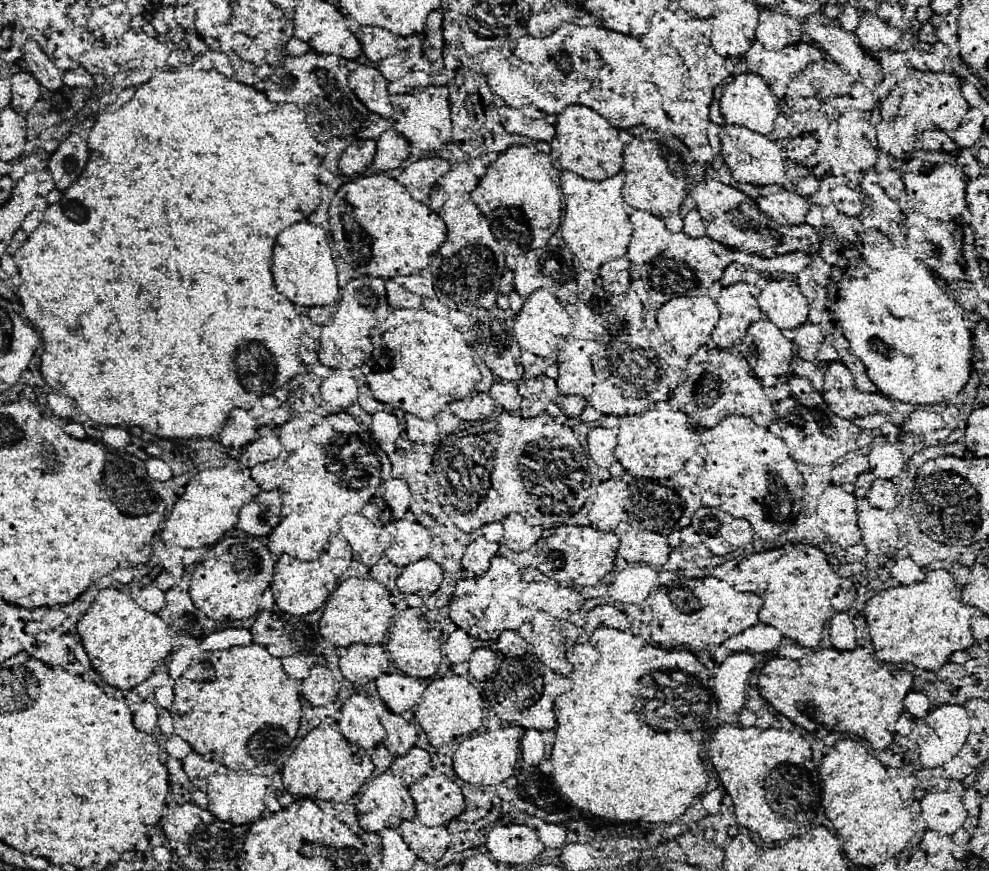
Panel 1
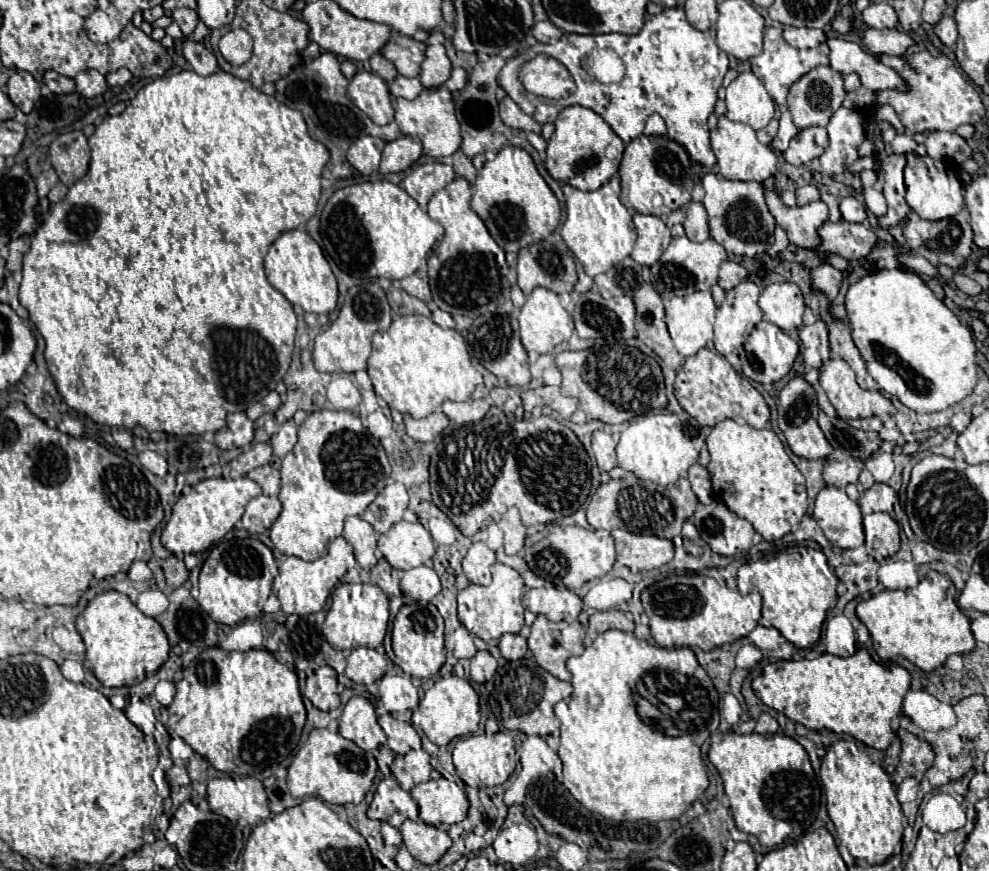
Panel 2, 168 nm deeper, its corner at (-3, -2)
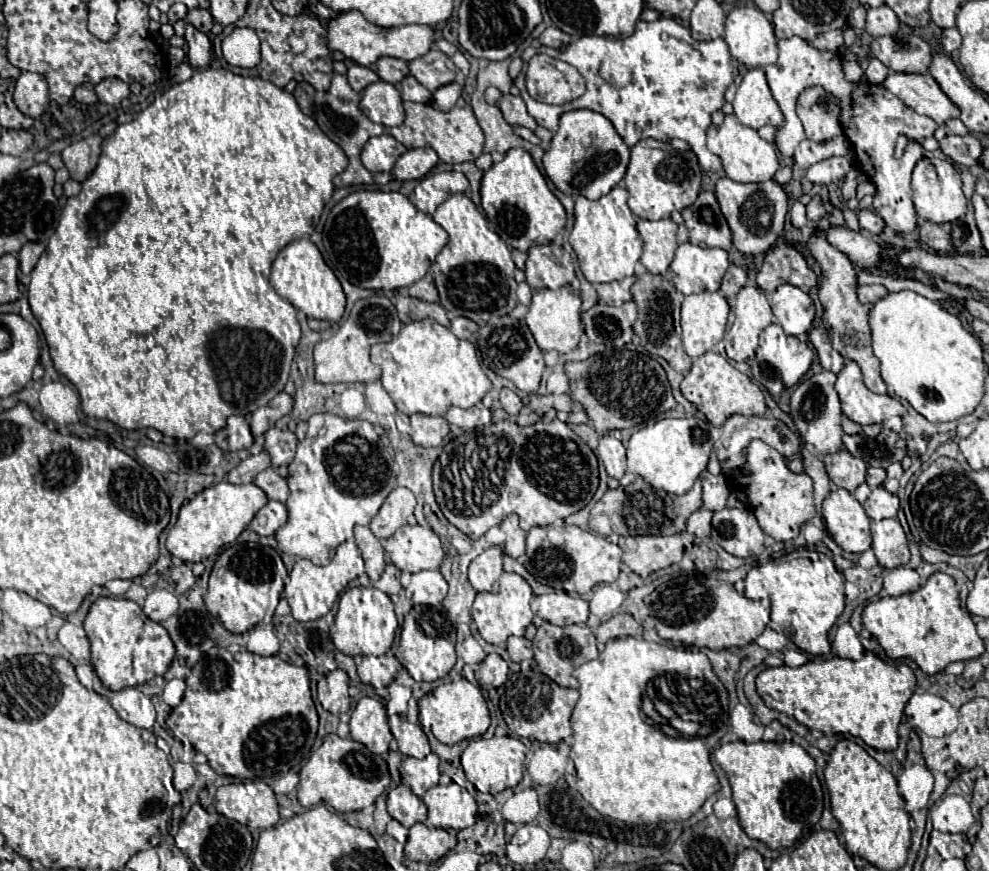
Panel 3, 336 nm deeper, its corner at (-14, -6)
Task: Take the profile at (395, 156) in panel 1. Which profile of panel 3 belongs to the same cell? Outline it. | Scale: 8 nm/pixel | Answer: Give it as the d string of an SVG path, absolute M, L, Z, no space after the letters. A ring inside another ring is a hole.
M432 148L406 150L394 164L396 180L420 180L438 164L438 154Z

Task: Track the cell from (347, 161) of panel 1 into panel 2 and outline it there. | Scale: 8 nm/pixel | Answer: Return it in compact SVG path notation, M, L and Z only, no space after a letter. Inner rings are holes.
M361 136L357 138L349 152L347 152L347 160L349 164L363 176L369 176L375 168L379 168L381 162L381 152L383 152L385 140L381 138L373 138L373 136Z

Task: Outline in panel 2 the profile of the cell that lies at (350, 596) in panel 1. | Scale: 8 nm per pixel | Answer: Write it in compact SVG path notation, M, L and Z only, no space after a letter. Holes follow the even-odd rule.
M341 584L331 594L331 608L321 626L325 640L335 650L353 650L357 646L377 648L383 644L389 622L389 598L373 584Z

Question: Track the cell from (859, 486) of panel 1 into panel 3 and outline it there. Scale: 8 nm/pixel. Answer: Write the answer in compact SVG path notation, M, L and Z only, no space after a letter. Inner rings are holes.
M868 468L868 476L866 476L866 484L870 486L870 488L876 488L876 486L880 486L882 482L886 480L886 470L882 470L882 468Z

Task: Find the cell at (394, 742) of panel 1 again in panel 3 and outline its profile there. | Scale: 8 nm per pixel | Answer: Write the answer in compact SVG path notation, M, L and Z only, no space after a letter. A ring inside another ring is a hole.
M394 714L394 716L390 716L390 730L398 742L398 750L404 756L424 758L430 754L428 738L418 724L410 724L406 718Z

